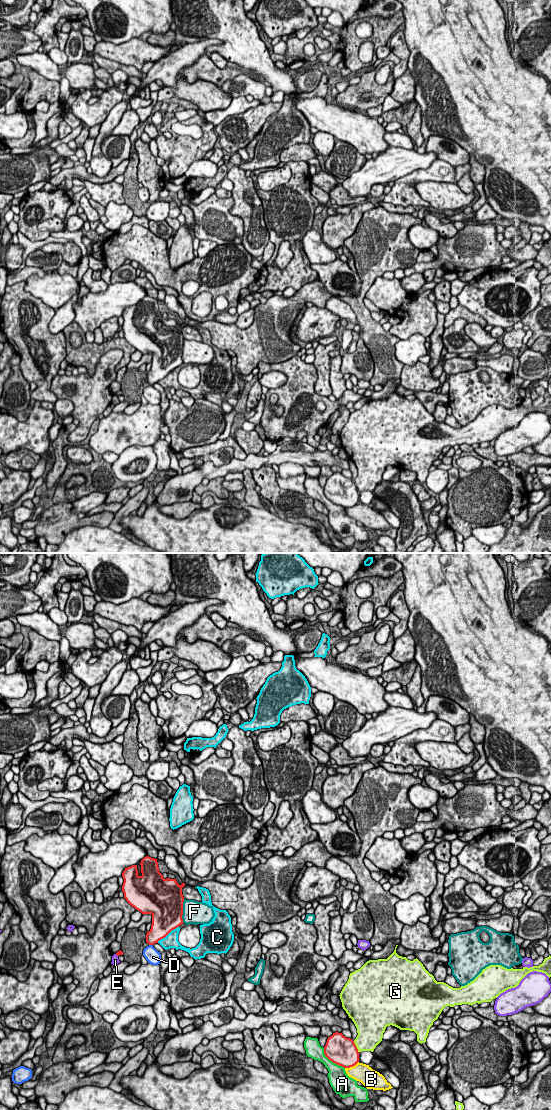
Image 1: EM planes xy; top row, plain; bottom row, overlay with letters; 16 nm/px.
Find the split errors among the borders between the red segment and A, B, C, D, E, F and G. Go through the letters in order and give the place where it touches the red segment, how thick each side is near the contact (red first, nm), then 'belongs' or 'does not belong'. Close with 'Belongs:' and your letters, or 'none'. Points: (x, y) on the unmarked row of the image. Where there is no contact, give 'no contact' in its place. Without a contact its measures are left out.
A: meets red in xy at (331, 500); 460 nm thick on the red side, 280 nm on the other; does not belong
B: meets red in xy at (351, 506); 420 nm thick on the red side, 300 nm on the other; does not belong
C: meets red in xy at (167, 374); 420 nm thick on the red side, 220 nm on the other; does not belong
D: meets red in xy at (151, 384); 280 nm thick on the red side, 240 nm on the other; does not belong
E: no contact; does not belong
F: meets red in xy at (182, 351); 500 nm thick on the red side, 380 nm on the other; does not belong
G: meets red in xy at (356, 487); 460 nm thick on the red side, 360 nm on the other; does not belong
Belongs: none

